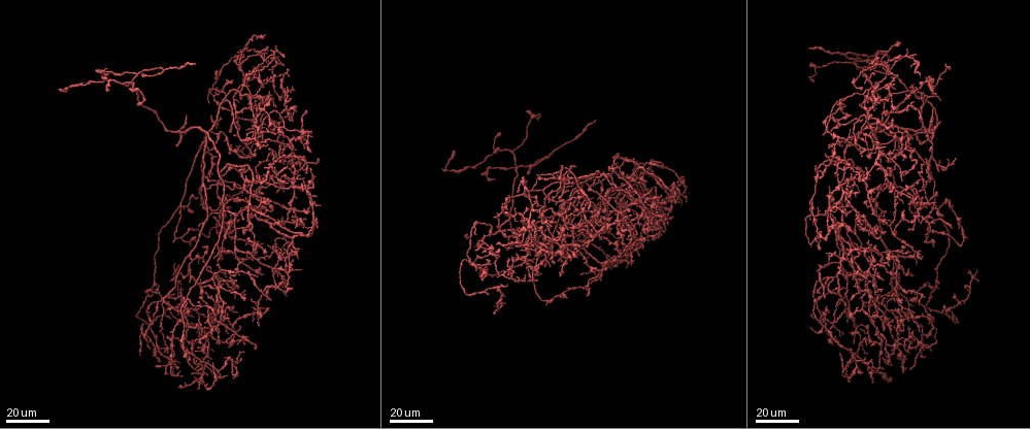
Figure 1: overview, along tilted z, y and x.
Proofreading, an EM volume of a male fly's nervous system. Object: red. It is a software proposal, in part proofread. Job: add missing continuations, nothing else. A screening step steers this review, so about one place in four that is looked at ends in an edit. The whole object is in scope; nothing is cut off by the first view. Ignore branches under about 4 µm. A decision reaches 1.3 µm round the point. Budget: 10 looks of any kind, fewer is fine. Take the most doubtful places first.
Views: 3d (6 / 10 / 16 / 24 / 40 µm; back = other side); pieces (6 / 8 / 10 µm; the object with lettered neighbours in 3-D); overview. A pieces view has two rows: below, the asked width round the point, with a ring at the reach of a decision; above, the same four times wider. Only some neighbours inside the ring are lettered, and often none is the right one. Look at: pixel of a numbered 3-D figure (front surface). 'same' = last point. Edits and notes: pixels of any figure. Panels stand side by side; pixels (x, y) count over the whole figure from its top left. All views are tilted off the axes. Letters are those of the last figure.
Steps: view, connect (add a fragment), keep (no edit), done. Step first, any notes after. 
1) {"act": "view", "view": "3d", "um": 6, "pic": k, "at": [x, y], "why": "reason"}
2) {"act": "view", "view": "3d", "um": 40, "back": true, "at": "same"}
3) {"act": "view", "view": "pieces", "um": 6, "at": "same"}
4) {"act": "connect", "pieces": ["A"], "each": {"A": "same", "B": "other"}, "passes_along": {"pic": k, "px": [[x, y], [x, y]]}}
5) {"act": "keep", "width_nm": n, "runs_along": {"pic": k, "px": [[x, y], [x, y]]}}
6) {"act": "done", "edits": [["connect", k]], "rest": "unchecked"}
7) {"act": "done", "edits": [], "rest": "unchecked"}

{"act": "view", "view": "3d", "um": 40, "pic": 1, "at": [186, 116]}

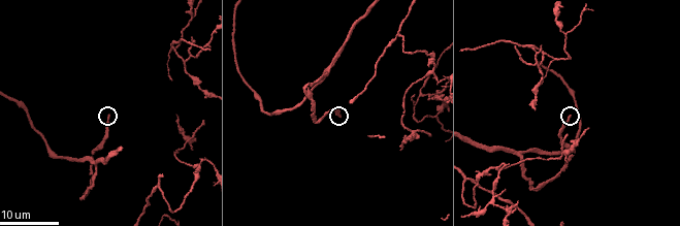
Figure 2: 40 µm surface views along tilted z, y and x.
{"act": "view", "view": "pieces", "um": 10, "pic": 2, "at": [109, 115]}

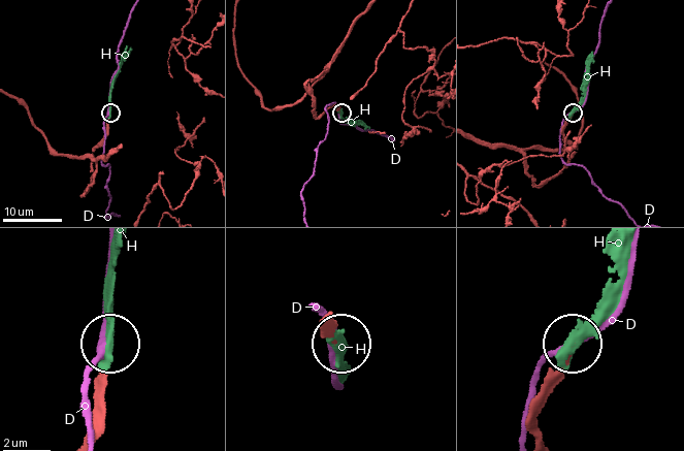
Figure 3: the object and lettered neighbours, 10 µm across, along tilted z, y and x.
{"act": "connect", "pieces": ["H"], "width_nm": 250, "each": {"D": "other", "H": "same"}, "passes_along": {"pic": 3, "px": [[106, 131], [111, 85], [127, 45]]}, "found": "it goes on there"}

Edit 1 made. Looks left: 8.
{"act": "view", "view": "overview", "why": "redraw"}

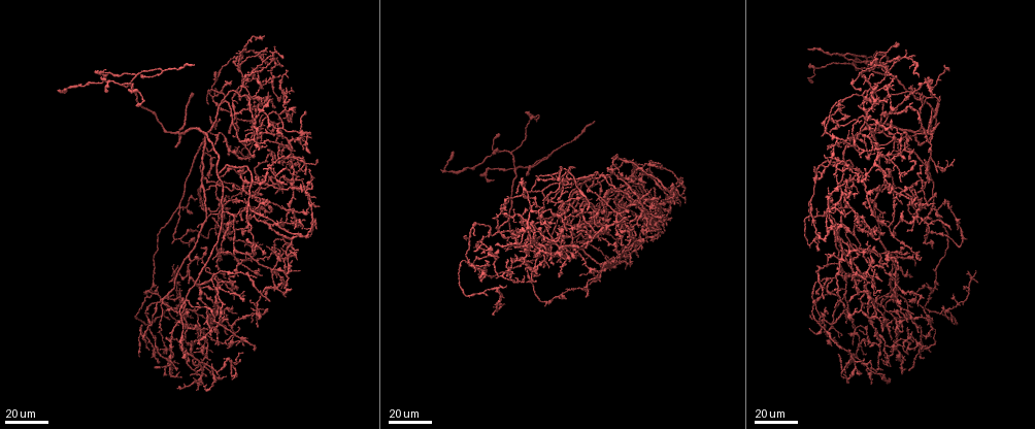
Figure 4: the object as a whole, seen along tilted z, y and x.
{"act": "view", "view": "3d", "um": 40, "pic": 4, "at": [191, 93], "why": "branch stops here"}

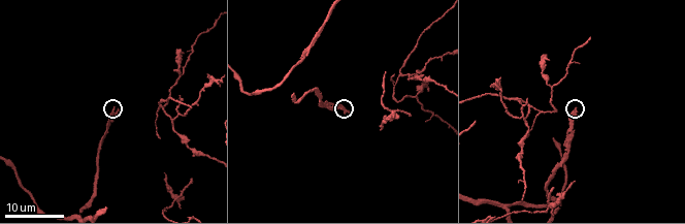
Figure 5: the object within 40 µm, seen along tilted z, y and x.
{"act": "view", "view": "pieces", "um": 8, "pic": 5, "at": [114, 106]}

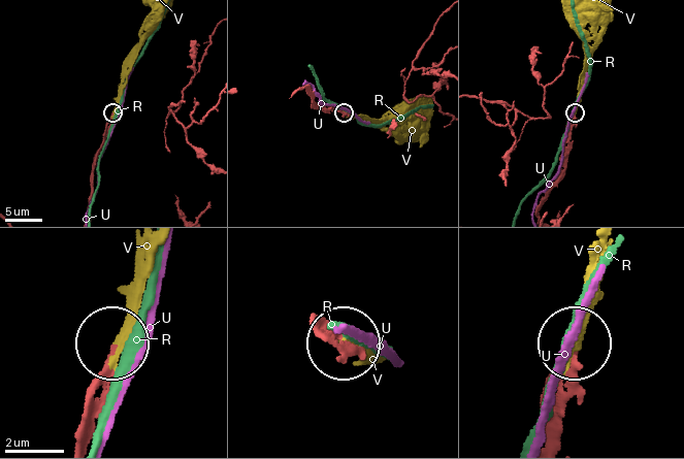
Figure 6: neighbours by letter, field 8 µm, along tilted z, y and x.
{"act": "connect", "pieces": ["V"], "each": {"R": "other", "U": "other", "V": "same"}, "passes_along": {"pic": 6, "px": [[74, 439], [126, 320], [147, 244]]}, "found": "the cell continues"}

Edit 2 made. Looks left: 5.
{"act": "view", "view": "3d", "um": 16, "pic": 5, "at": [192, 179], "why": "an open end"}

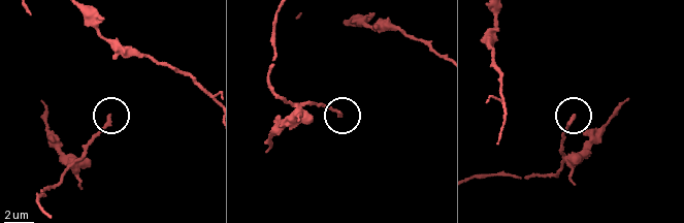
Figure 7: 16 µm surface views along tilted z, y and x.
{"act": "view", "view": "pieces", "um": 6, "pic": 7, "at": [340, 117], "why": "see the neighbours"}

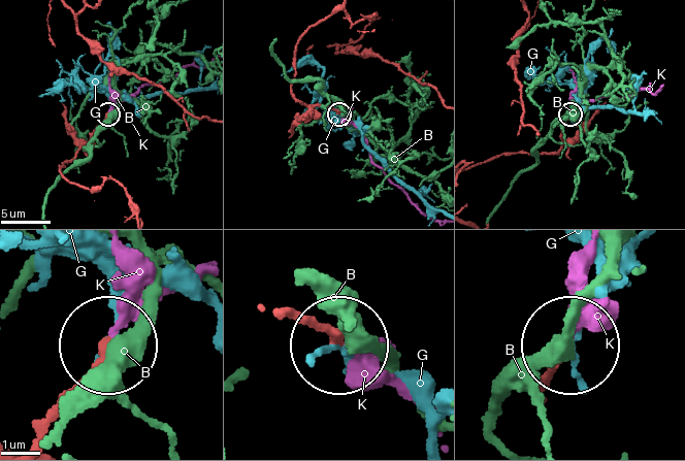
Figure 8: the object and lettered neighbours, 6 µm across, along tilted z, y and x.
{"act": "connect", "pieces": ["K"], "width_nm": 230, "each": {"B": "other", "G": "other", "K": "same"}, "passes_along": {"pic": 8, "px": [[316, 104], [330, 107], [359, 129], [388, 179], [424, 212]]}, "found": "the cell continues"}

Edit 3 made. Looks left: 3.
{"act": "view", "view": "overview", "why": "see it whole again"}

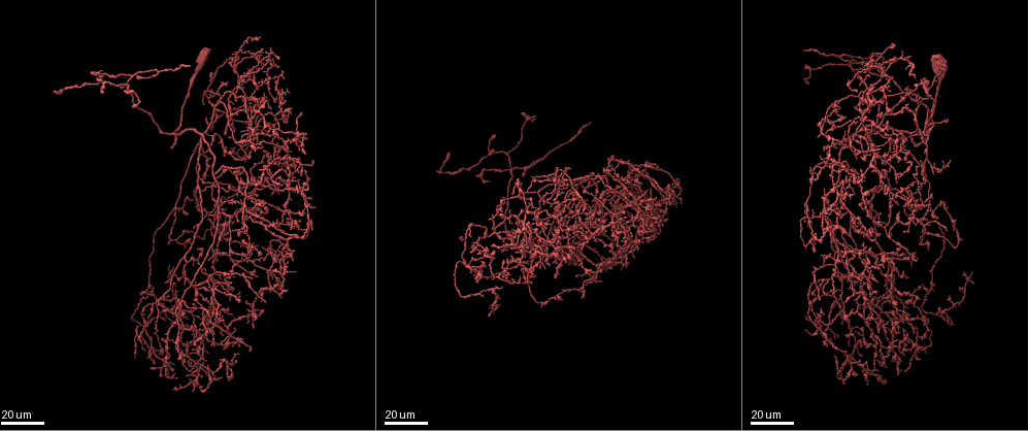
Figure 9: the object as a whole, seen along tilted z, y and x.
{"act": "view", "view": "3d", "um": 24, "pic": 9, "at": [193, 228], "why": "thin end"}

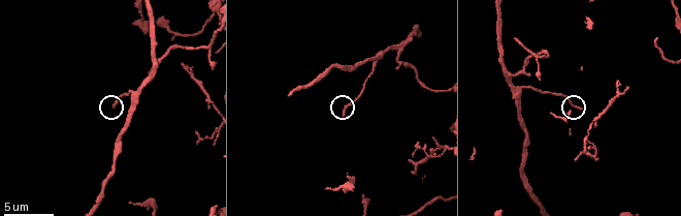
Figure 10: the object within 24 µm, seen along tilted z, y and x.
{"act": "view", "view": "pieces", "um": 10, "pic": 10, "at": [581, 107]}

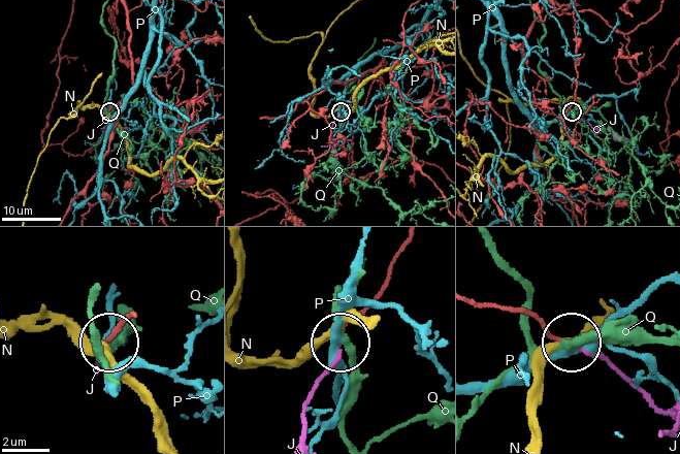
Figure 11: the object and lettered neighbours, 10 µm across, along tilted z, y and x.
{"act": "connect", "pieces": ["J"], "each": {"J": "same", "N": "other", "P": "other", "Q": "other"}, "passes_along": {"pic": 11, "px": [[386, 284], [347, 326], [306, 409], [301, 435]]}, "found": "the cell continues"}

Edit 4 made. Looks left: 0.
{"act": "done", "edits": [["connect", 3], ["connect", 6], ["connect", 8], ["connect", 11]], "rest": "unchecked"}

